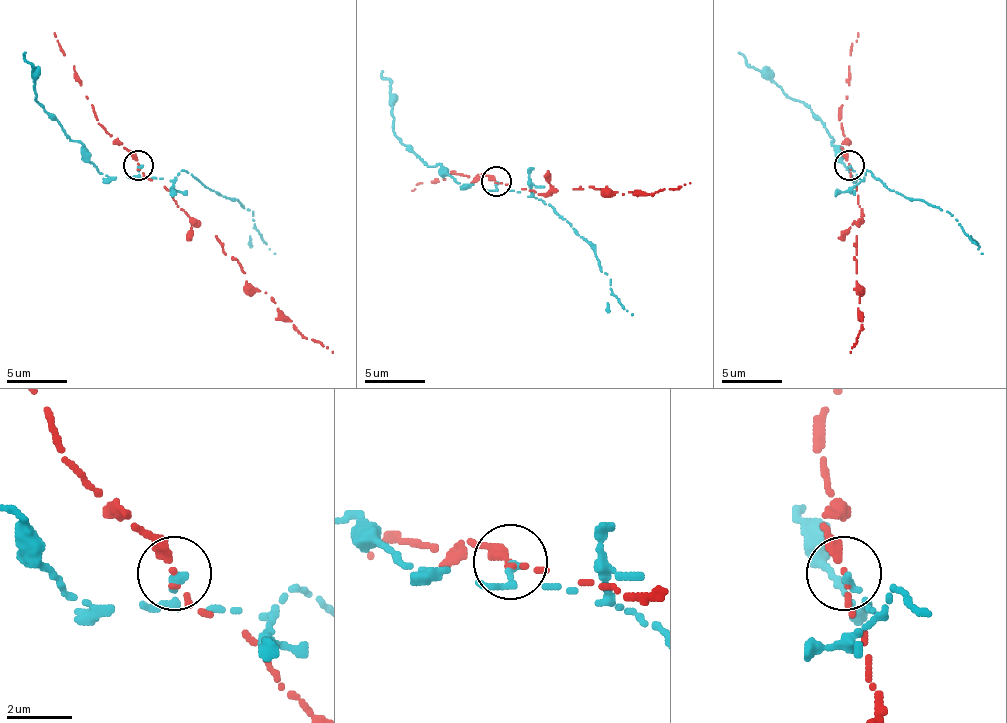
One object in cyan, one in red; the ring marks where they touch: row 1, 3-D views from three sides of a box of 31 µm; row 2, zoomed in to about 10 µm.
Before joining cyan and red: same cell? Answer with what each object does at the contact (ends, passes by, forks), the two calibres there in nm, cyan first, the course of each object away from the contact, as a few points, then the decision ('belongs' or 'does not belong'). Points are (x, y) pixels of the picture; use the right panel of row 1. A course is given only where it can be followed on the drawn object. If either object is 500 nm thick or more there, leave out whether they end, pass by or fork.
cyan ends; red ends; calibres 240 and 280 nm; course cyan (851, 164), (857, 179), (863, 179), (866, 170), (887, 188), (950, 212), (983, 254); course red (848, 164), (851, 179), (857, 185), (860, 206), (857, 236), (860, 332), (851, 353); does not belong

